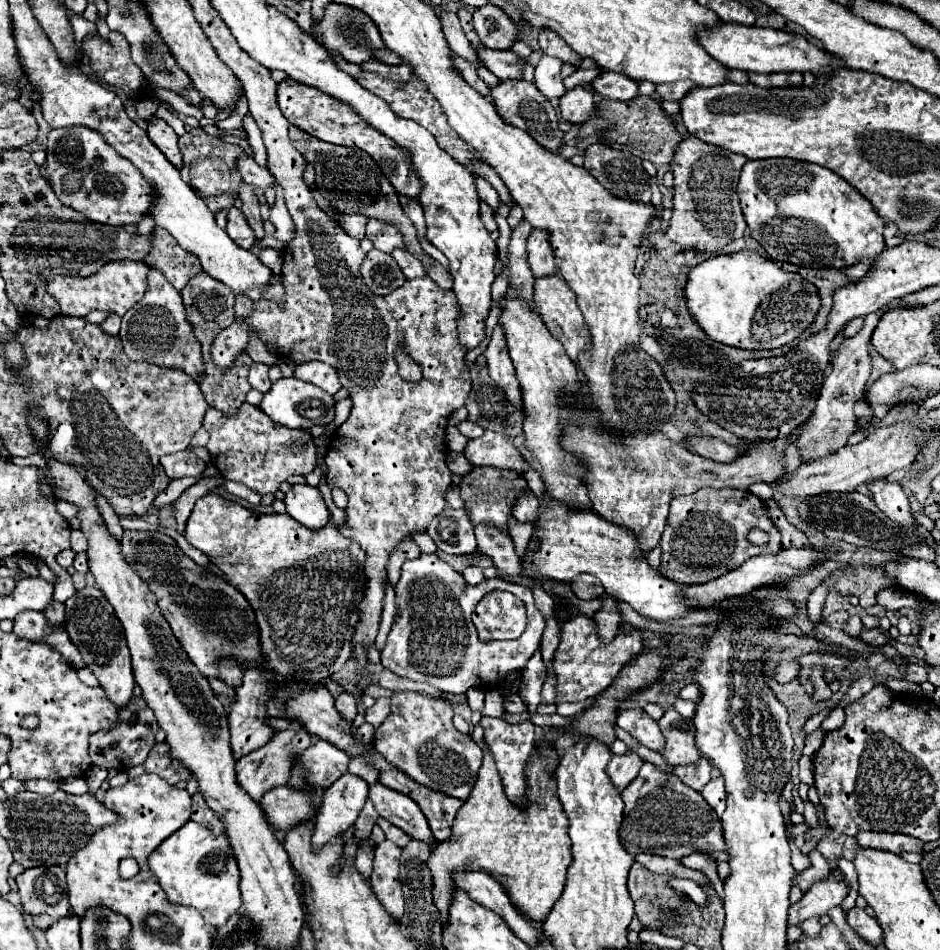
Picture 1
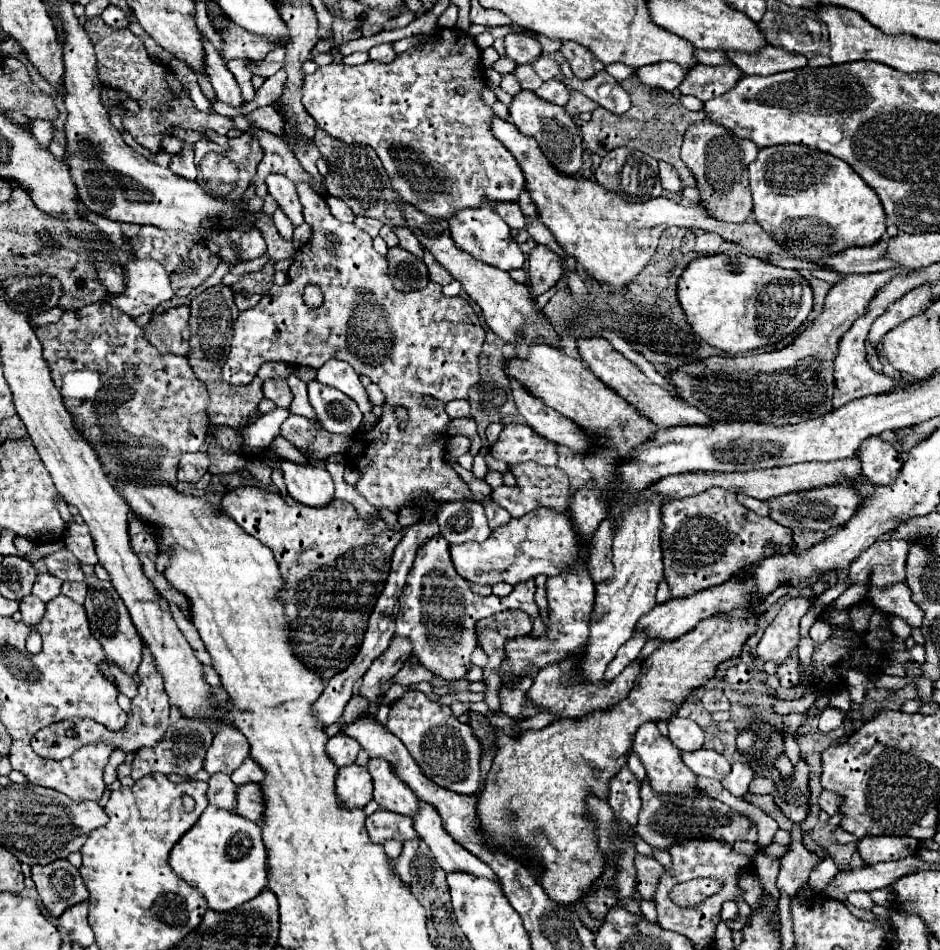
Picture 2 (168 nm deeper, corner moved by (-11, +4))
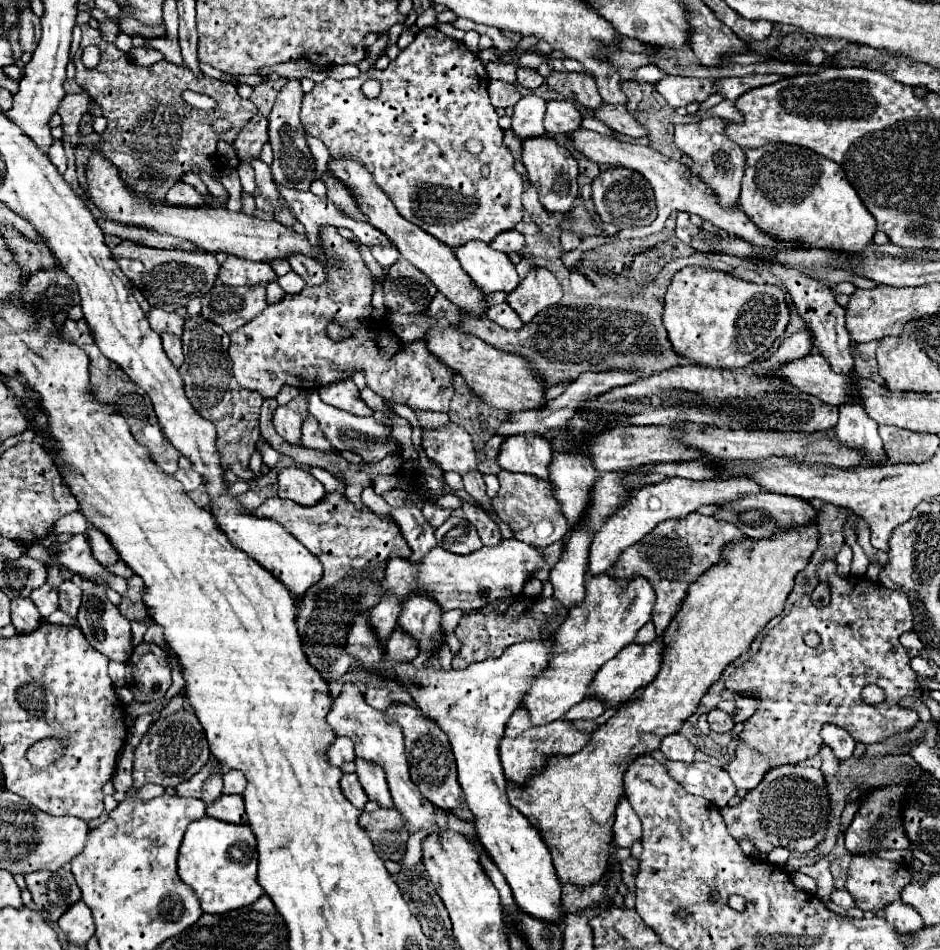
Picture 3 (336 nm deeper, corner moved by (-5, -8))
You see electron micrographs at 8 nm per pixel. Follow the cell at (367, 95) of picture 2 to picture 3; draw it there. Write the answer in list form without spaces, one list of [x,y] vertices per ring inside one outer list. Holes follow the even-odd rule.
[[[423,28],[385,70],[369,70],[341,82],[327,78],[315,84],[313,92],[303,96],[301,122],[311,136],[327,146],[331,156],[357,156],[399,214],[443,244],[451,248],[467,244],[469,240],[491,244],[493,236],[513,230],[523,218],[523,178],[515,172],[515,158],[503,142],[503,130],[489,102],[487,84],[489,76],[483,62],[471,54],[463,42],[445,36],[437,28]],[[369,78],[381,80],[381,94],[373,100],[367,100],[361,92],[361,84]],[[471,138],[483,142],[481,154],[469,154],[465,150],[465,142]]]

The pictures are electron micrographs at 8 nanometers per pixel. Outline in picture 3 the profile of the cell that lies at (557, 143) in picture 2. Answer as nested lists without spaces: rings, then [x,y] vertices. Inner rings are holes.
[[[541,136],[533,140],[523,142],[523,158],[521,162],[527,168],[529,182],[537,186],[539,202],[545,206],[547,212],[553,214],[567,214],[573,208],[573,200],[579,196],[579,184],[577,184],[577,160],[559,144],[555,144],[551,138]]]

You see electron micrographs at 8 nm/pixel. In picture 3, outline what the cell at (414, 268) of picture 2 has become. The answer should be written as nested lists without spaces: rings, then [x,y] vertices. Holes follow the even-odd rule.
[[[399,258],[387,270],[383,290],[385,290],[387,310],[399,314],[425,312],[429,302],[437,294],[433,282],[405,258]]]

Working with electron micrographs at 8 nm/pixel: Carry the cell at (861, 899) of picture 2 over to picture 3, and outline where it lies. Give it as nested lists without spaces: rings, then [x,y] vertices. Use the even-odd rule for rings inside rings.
[[[833,890],[831,900],[833,900],[837,906],[841,906],[841,908],[853,908],[853,906],[855,906],[853,896],[851,896],[847,890]]]

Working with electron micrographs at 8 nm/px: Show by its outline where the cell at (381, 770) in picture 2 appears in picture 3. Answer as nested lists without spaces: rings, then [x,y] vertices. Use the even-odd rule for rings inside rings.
[[[355,758],[355,764],[357,764],[355,774],[359,776],[359,782],[361,782],[363,790],[367,792],[369,800],[377,802],[381,808],[393,808],[393,800],[391,800],[391,794],[387,788],[385,772],[377,764],[361,760],[361,758]]]

